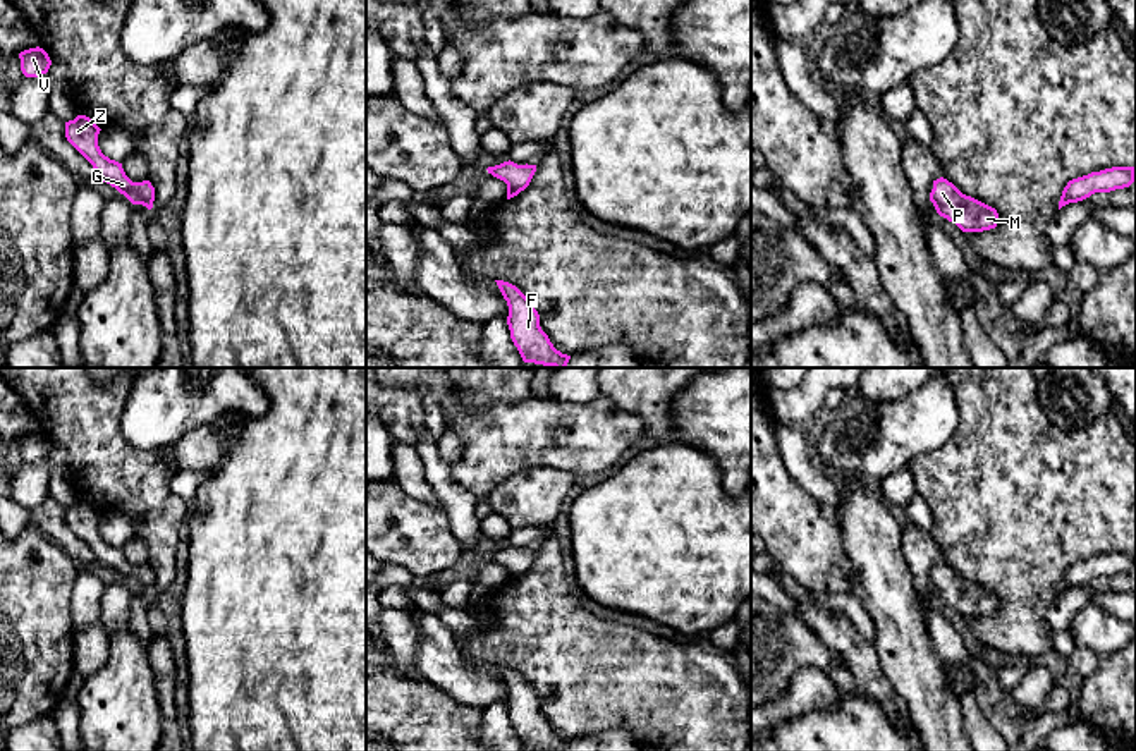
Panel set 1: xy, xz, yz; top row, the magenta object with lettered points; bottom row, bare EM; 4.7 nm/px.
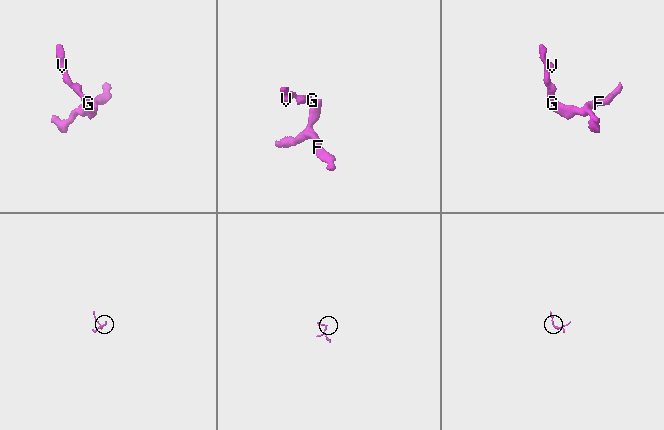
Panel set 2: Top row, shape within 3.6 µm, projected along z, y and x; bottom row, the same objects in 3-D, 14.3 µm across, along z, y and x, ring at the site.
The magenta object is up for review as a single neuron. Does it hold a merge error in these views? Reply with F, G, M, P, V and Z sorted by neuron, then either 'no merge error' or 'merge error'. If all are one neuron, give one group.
F G M P V Z | no merge error

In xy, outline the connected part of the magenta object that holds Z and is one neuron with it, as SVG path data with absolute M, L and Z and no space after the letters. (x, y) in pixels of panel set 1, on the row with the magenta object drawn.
M86 115L65 122L67 141L93 165L100 182L107 182L124 194L132 205L153 208L155 187L150 180L132 182L122 163L105 156L98 146L100 127Z

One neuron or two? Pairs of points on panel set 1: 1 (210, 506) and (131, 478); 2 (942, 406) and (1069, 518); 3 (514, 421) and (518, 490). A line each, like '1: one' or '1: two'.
1: two
2: two
3: two

